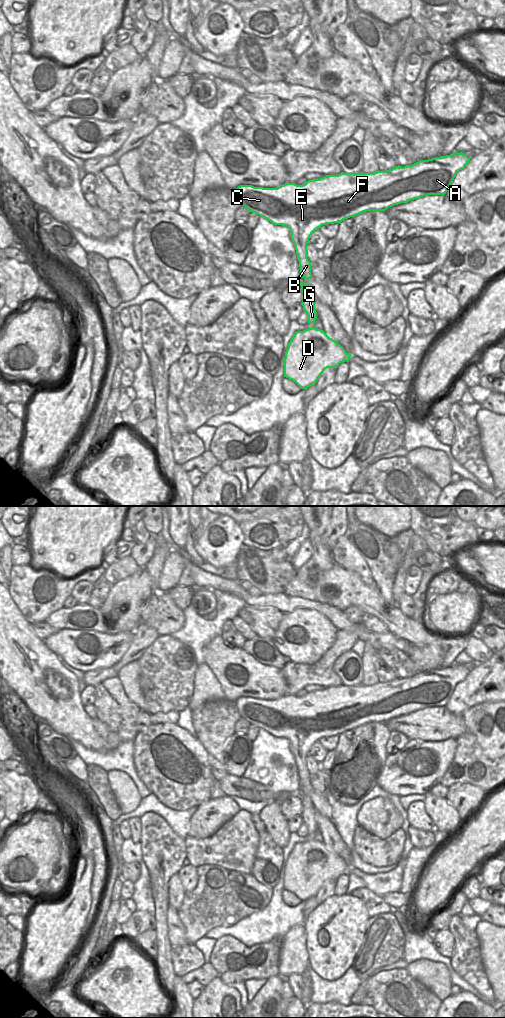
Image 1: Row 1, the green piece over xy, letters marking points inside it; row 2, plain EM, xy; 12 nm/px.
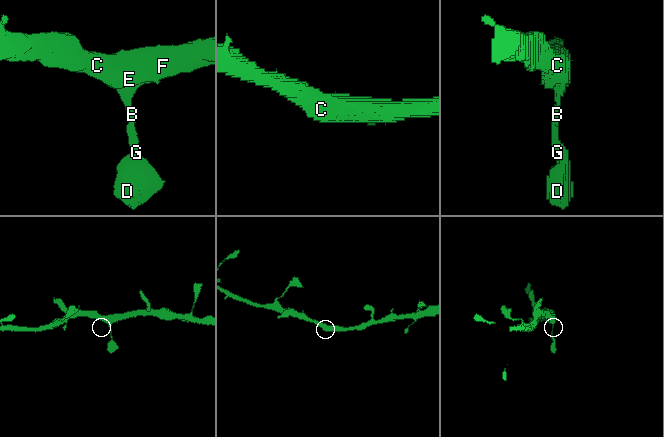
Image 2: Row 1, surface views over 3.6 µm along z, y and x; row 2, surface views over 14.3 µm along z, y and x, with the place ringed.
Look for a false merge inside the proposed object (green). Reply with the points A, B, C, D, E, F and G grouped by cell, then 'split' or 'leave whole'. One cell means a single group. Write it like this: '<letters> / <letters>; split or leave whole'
A B C D E F G; leave whole

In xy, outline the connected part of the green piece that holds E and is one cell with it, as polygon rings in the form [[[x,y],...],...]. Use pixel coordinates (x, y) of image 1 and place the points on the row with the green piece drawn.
[[[465,153],[420,160],[404,167],[396,166],[374,173],[344,173],[308,180],[303,185],[285,183],[277,188],[240,185],[234,191],[240,205],[274,225],[287,227],[295,246],[300,275],[307,281],[312,277],[311,262],[307,258],[307,244],[312,233],[322,225],[341,223],[366,211],[385,211],[389,207],[407,203],[428,195],[445,195],[456,174],[465,168],[470,157]]]

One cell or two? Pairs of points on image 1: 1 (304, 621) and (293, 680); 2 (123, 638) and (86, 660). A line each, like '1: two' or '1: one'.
1: two
2: one

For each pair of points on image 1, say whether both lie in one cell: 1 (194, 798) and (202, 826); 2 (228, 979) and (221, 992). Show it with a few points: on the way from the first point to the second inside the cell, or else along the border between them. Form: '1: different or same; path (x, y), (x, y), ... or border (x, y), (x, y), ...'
1: different; border (210, 797), (197, 807)
2: different; border (219, 975), (225, 984), (238, 992), (239, 1003)

